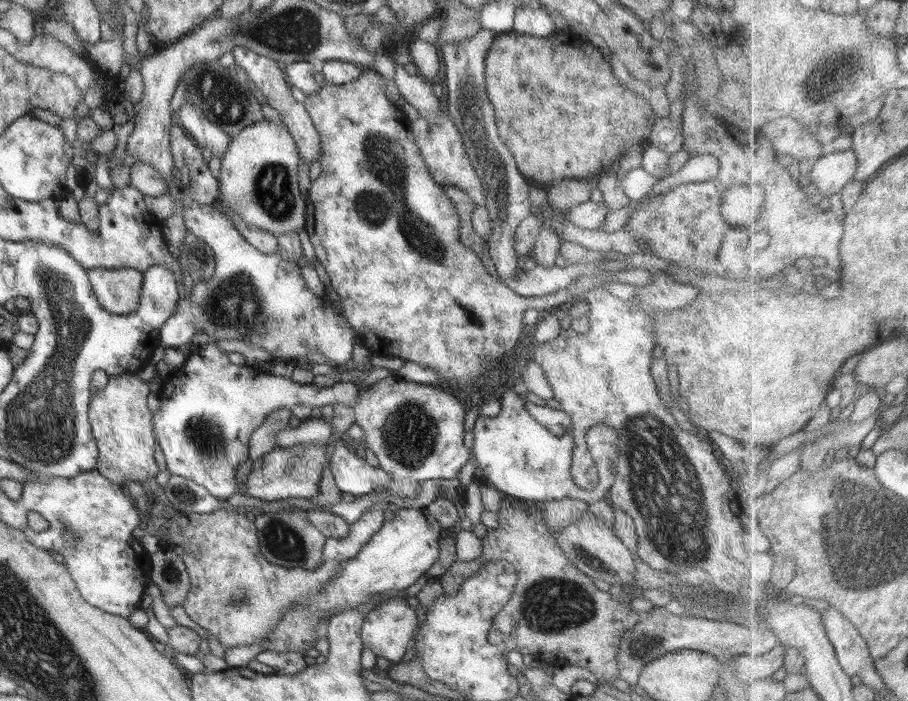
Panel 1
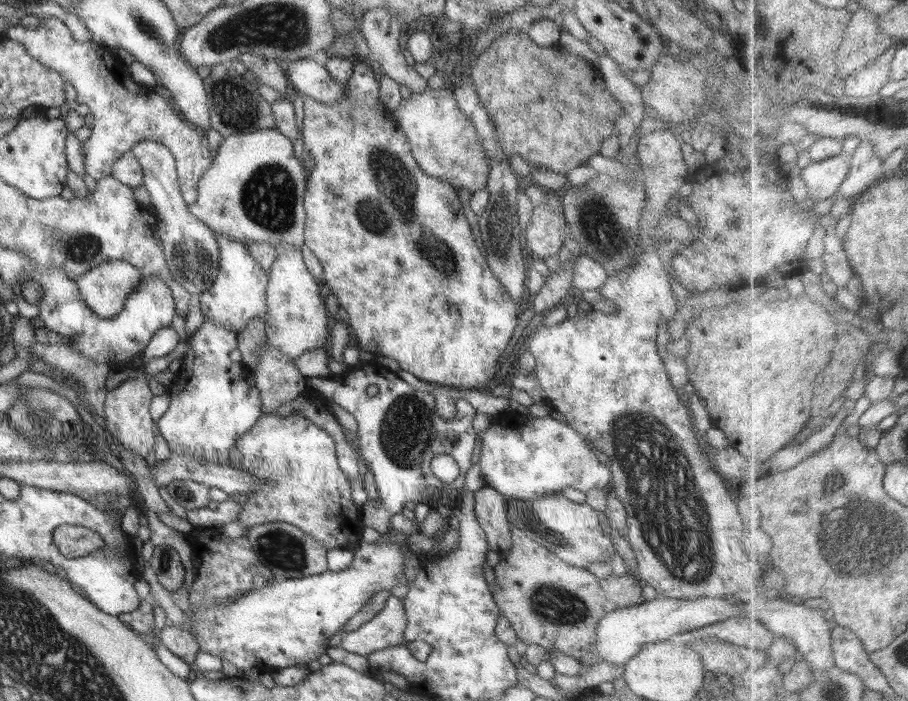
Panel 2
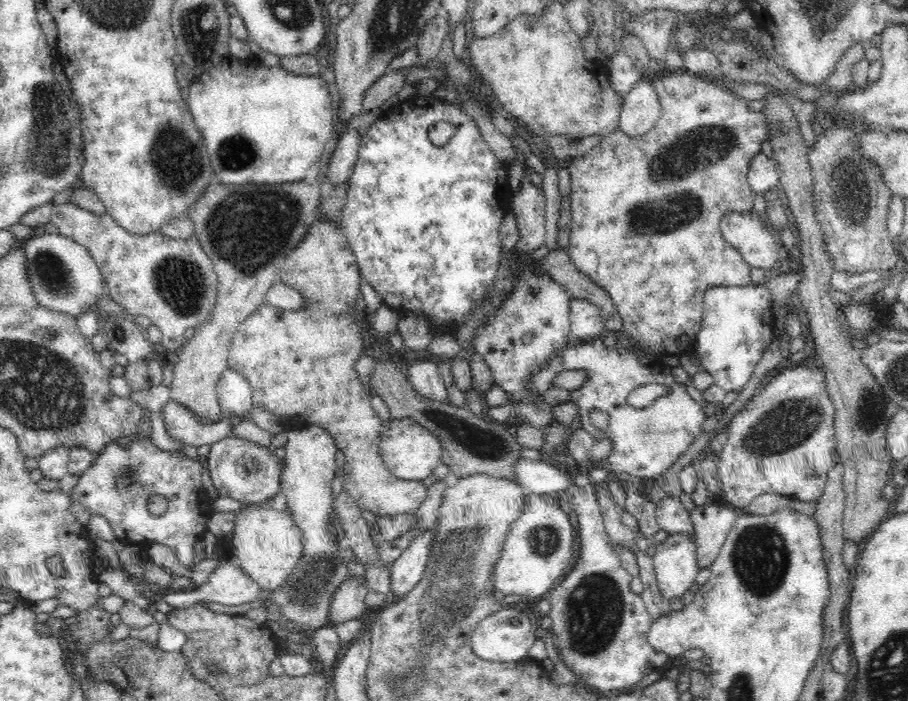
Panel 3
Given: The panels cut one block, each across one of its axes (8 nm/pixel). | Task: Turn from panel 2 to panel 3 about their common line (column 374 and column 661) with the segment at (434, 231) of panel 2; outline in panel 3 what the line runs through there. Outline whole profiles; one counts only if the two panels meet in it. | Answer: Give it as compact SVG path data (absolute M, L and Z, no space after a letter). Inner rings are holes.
M686 70L680 72L673 71L668 72L664 75L655 75L655 73L651 73L646 77L648 82L654 87L654 90L656 91L656 94L658 95L660 106L661 106L661 114L659 116L659 119L657 120L657 123L654 125L654 128L652 130L648 130L644 136L628 136L627 134L624 134L621 130L616 130L614 132L611 132L608 134L608 136L602 137L602 139L594 146L588 153L585 155L578 157L576 159L572 159L572 162L568 164L568 172L571 174L571 192L569 193L569 200L571 201L571 231L569 234L569 244L567 248L567 253L570 255L570 258L572 259L572 263L576 265L576 268L586 276L589 276L590 279L592 279L592 282L594 284L598 284L600 288L603 288L608 294L610 295L610 298L612 299L612 302L615 304L616 310L618 311L618 314L620 315L620 318L623 322L623 330L622 333L629 334L631 336L631 342L636 345L637 349L639 349L642 353L648 353L652 357L660 357L663 355L676 355L678 351L678 340L682 338L682 336L686 336L686 338L689 337L689 340L692 340L692 338L696 337L697 332L700 330L700 326L703 322L703 298L705 295L705 292L712 287L742 287L742 286L748 286L751 284L751 278L750 278L750 266L744 262L744 259L742 258L742 255L735 249L732 248L725 240L724 237L721 235L721 228L720 228L720 218L722 218L726 212L731 211L737 211L737 212L747 212L752 211L754 206L754 192L749 189L749 182L747 181L747 171L750 168L750 164L754 158L756 158L756 154L758 154L761 151L760 144L764 142L764 140L771 140L771 132L774 129L778 129L778 131L787 131L783 126L780 126L780 128L769 128L769 124L766 122L765 114L761 111L753 111L748 108L747 101L744 101L743 99L740 99L740 97L736 97L736 95L733 95L729 91L724 91L723 88L721 88L714 80L707 79L706 77L700 77L696 74L692 74Z

